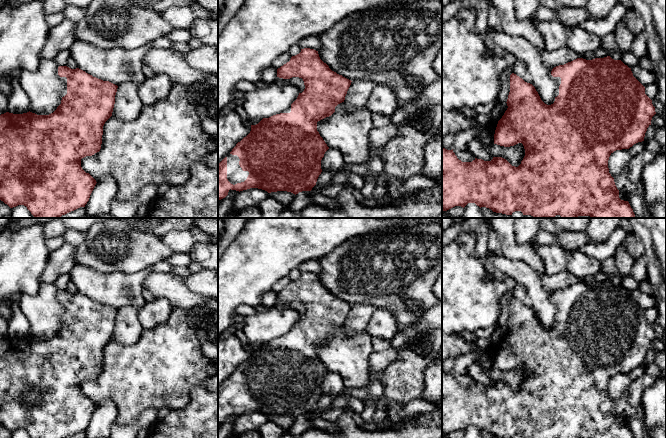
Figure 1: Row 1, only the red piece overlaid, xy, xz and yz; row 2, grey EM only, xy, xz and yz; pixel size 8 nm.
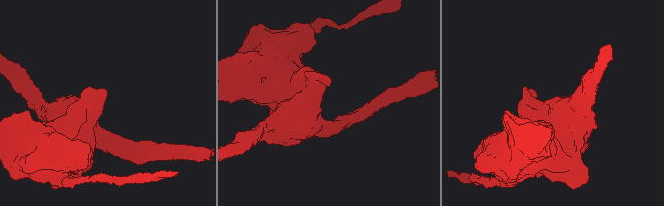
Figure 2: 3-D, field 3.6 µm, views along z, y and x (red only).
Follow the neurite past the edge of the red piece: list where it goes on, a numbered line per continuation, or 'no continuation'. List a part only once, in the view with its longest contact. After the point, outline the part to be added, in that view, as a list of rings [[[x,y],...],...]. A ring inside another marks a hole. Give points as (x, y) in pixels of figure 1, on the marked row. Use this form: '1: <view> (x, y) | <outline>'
1: xy (64, 80) | [[[60,77],[60,79],[61,79],[62,83],[64,84],[64,89],[62,91],[62,97],[64,97],[67,94],[67,78],[66,77]]]
2: xz (235, 174) | [[[227,154],[227,179],[235,185],[237,183],[244,182],[248,175],[248,171],[243,171],[239,165],[239,157],[237,155]]]

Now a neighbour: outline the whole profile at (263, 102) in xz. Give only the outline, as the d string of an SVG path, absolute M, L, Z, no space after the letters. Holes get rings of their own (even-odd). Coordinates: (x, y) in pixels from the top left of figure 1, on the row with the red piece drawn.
M268 84L244 93L243 108L248 114L248 122L269 118L282 113L297 99L298 89L293 84Z

